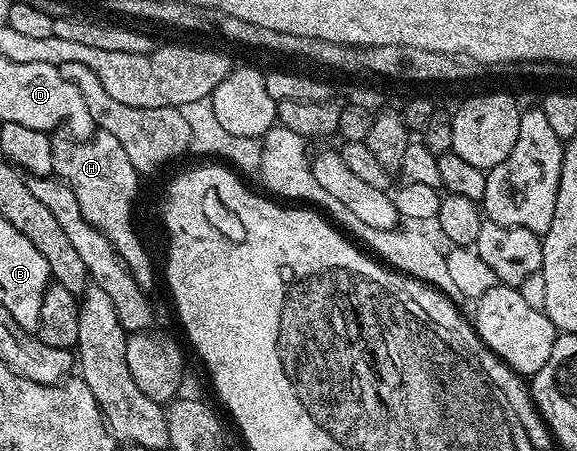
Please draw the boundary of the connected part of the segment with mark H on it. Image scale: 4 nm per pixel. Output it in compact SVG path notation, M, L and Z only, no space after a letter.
M96 129L95 133L86 140L64 136L56 137L51 143L53 148L53 168L54 177L65 183L77 196L77 208L81 208L81 216L97 230L104 234L113 244L113 248L125 260L125 264L131 270L131 275L137 280L137 284L144 288L151 288L155 282L155 270L151 267L151 254L143 247L143 242L139 239L139 234L135 231L135 197L139 194L139 182L141 175L129 164L129 155L125 153L125 148L111 133L101 129Z

